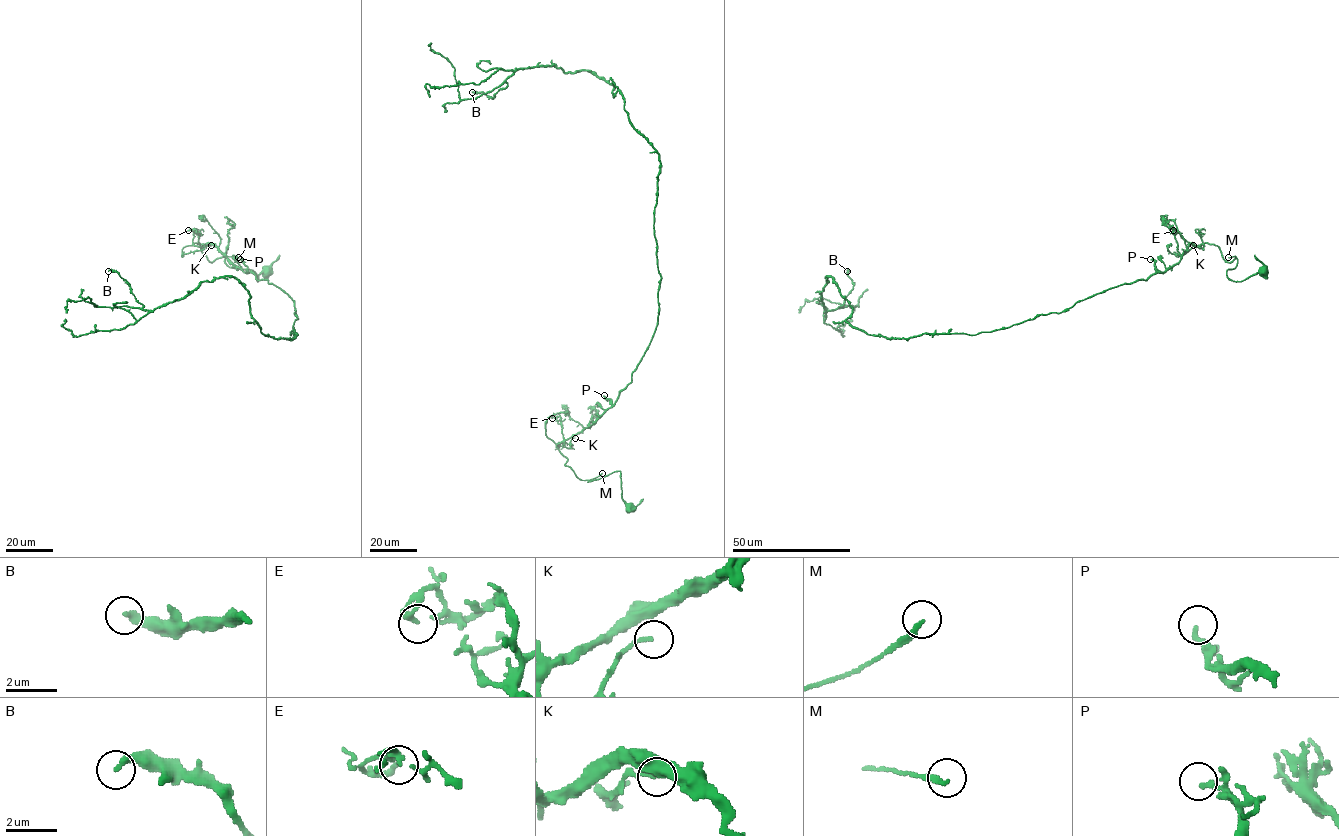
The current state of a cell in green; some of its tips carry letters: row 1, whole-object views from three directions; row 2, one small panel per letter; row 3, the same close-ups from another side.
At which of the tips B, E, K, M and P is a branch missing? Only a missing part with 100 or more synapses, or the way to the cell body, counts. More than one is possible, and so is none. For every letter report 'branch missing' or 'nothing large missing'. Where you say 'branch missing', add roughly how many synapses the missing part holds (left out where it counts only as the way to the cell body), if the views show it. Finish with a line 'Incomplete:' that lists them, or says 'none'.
B: nothing large missing
E: nothing large missing
K: nothing large missing
M: nothing large missing
P: nothing large missing
Incomplete: none

